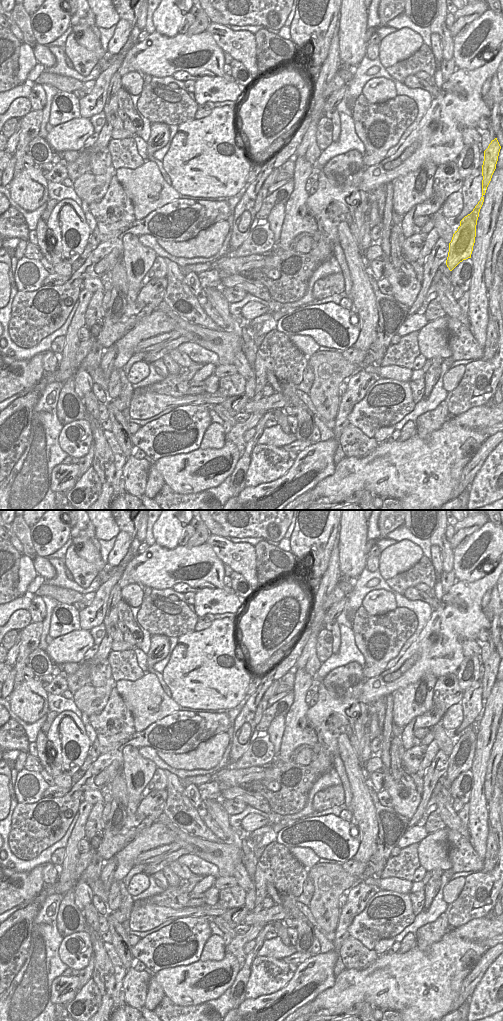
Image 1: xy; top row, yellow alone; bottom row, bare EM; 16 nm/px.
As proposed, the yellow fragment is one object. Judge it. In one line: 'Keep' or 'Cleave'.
Cleave.

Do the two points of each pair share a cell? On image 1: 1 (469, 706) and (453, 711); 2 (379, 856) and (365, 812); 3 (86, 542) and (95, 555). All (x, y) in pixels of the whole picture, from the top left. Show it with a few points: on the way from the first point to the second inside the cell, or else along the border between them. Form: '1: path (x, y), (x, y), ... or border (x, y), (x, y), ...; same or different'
1: border (461, 703), (462, 722), (453, 730); different
2: border (378, 824), (377, 846), (369, 862); different
3: path (87, 545), (92, 552); same

